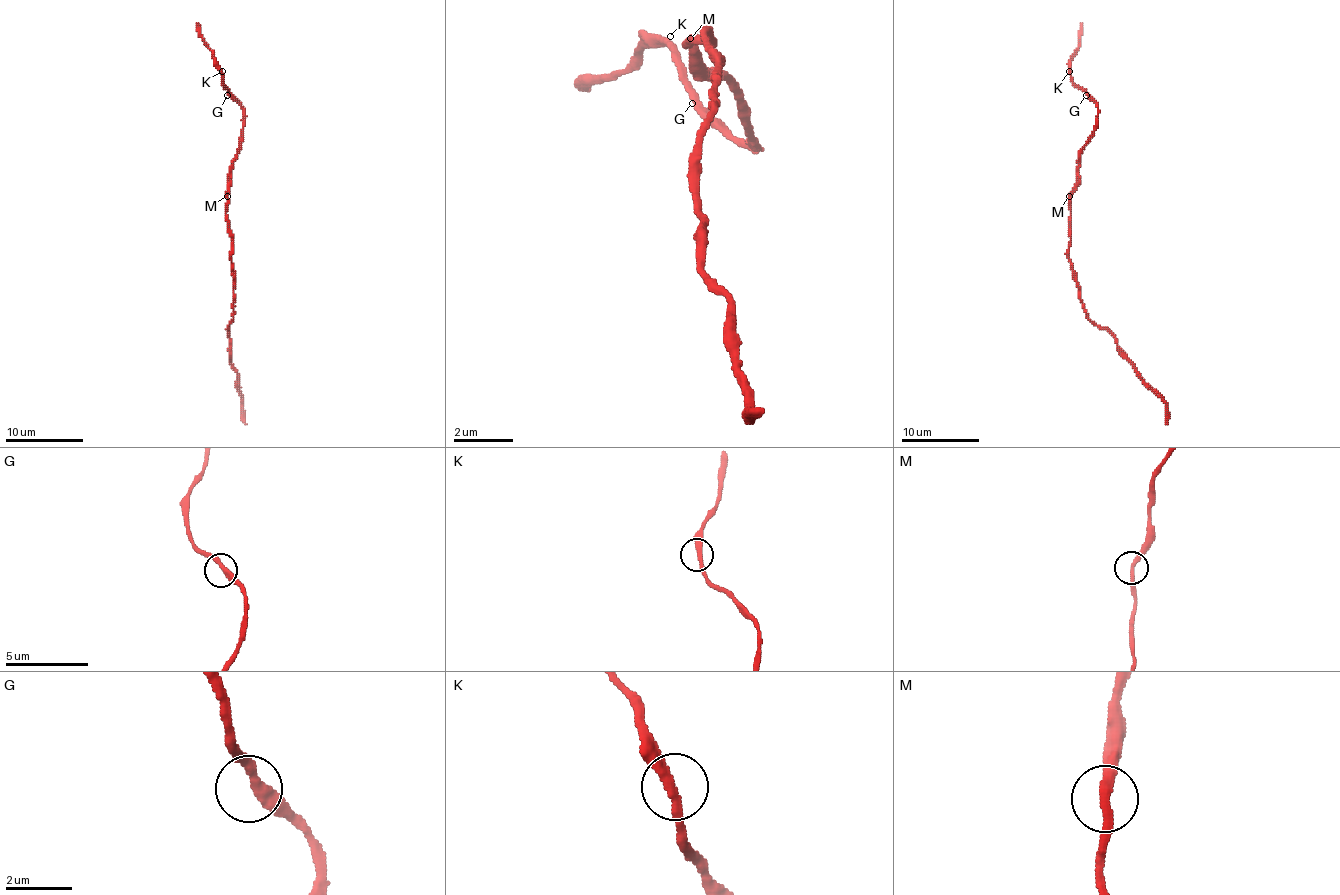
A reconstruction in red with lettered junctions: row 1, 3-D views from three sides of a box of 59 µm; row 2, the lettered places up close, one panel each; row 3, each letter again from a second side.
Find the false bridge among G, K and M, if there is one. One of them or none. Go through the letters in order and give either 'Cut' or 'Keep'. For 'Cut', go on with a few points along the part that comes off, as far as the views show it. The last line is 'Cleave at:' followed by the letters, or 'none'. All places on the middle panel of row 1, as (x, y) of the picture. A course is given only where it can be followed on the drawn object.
G: Keep
K: Keep
M: Keep
Cleave at: none

